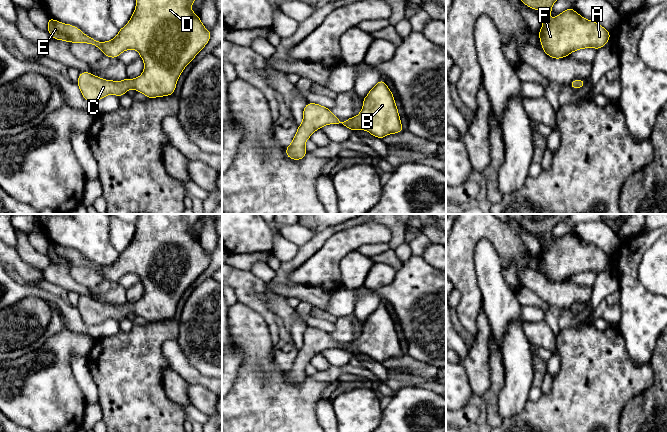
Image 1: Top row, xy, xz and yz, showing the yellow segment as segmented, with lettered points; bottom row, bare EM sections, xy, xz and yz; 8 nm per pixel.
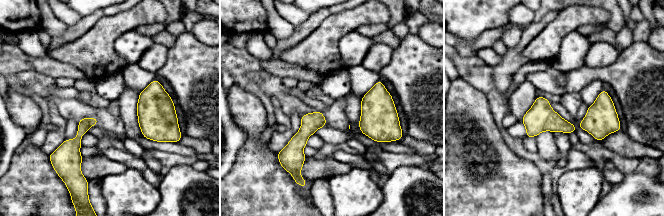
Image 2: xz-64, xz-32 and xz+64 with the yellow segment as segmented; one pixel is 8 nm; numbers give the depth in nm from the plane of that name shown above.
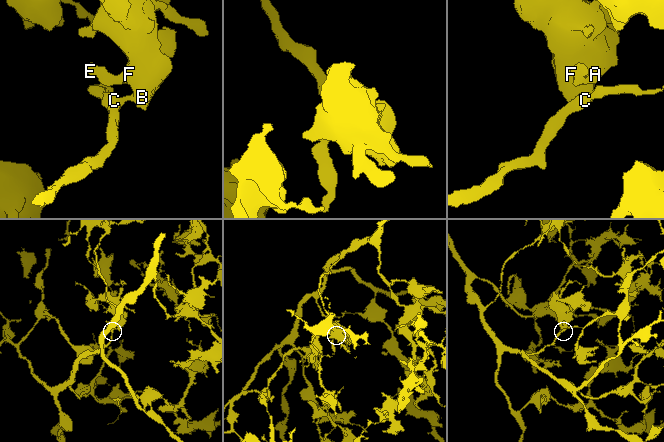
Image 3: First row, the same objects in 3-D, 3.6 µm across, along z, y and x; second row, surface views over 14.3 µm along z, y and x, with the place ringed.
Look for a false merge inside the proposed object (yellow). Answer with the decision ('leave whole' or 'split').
leave whole

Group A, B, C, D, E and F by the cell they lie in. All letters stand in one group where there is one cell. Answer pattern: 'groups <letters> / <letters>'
groups A B C D E F

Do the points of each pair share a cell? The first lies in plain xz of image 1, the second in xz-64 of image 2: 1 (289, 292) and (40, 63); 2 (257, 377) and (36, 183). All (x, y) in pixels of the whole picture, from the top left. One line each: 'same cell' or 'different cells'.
1: same cell
2: same cell

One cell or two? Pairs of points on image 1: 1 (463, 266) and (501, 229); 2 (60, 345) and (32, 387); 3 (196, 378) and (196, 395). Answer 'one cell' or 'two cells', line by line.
1: one cell
2: one cell
3: two cells

